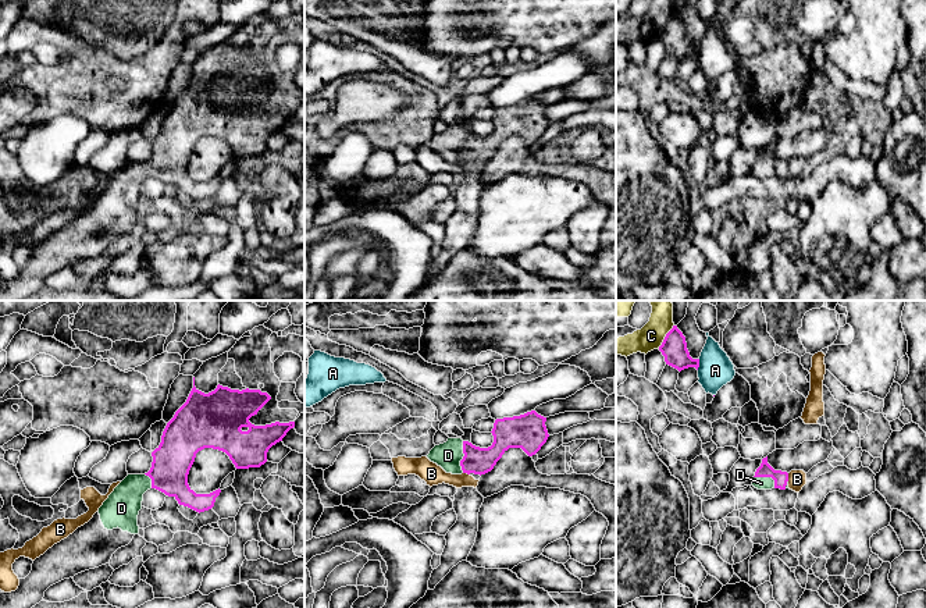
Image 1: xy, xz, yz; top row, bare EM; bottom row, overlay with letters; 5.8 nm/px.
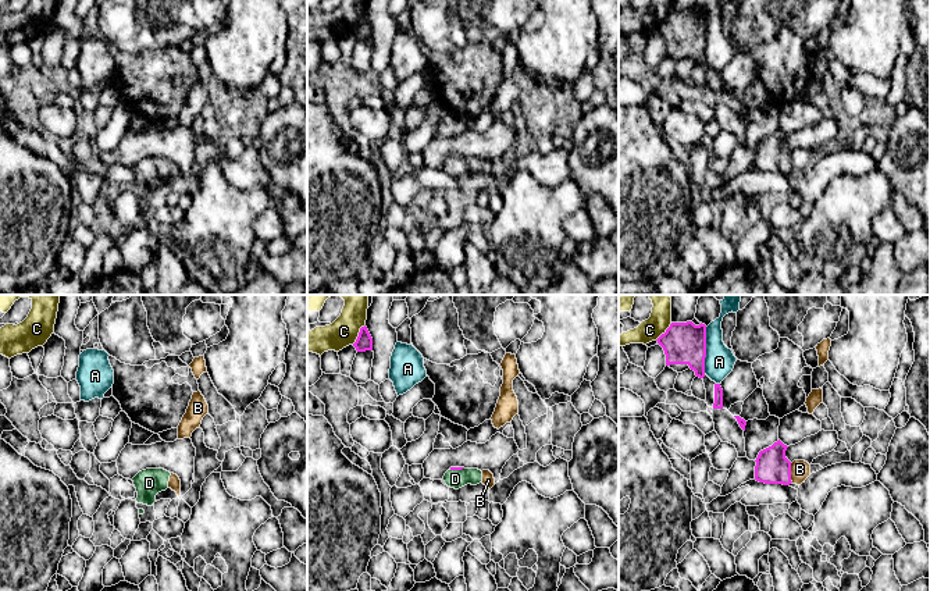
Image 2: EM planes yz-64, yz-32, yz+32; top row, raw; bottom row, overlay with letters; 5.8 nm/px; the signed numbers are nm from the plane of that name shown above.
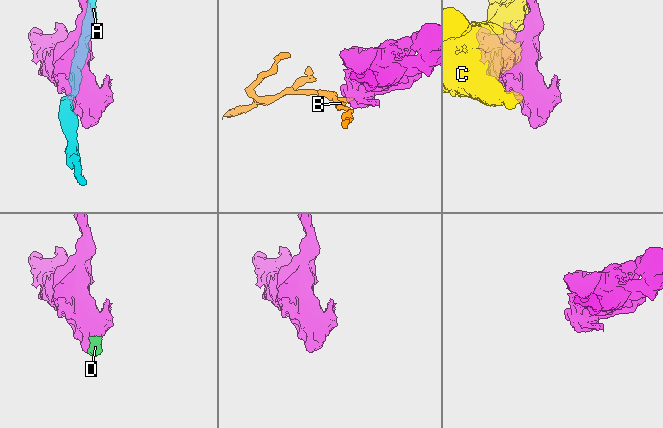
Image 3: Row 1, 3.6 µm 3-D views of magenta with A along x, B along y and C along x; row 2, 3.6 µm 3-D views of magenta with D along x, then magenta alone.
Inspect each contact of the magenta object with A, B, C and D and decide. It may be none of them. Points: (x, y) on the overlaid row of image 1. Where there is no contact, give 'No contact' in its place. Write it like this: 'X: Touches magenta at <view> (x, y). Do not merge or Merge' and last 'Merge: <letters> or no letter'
A: Touches magenta at yz (698, 365). Do not merge
B: Touches magenta at yz (787, 477). Do not merge
C: Touches magenta at yz (665, 337). Do not merge
D: Touches magenta at xz (463, 457). Merge
Merge: D

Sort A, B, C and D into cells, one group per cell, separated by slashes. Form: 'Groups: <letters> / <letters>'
Groups: A / B / C / D

